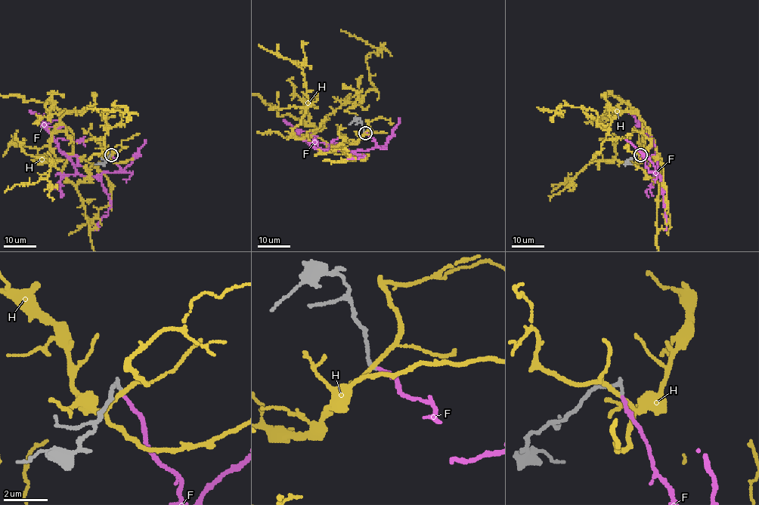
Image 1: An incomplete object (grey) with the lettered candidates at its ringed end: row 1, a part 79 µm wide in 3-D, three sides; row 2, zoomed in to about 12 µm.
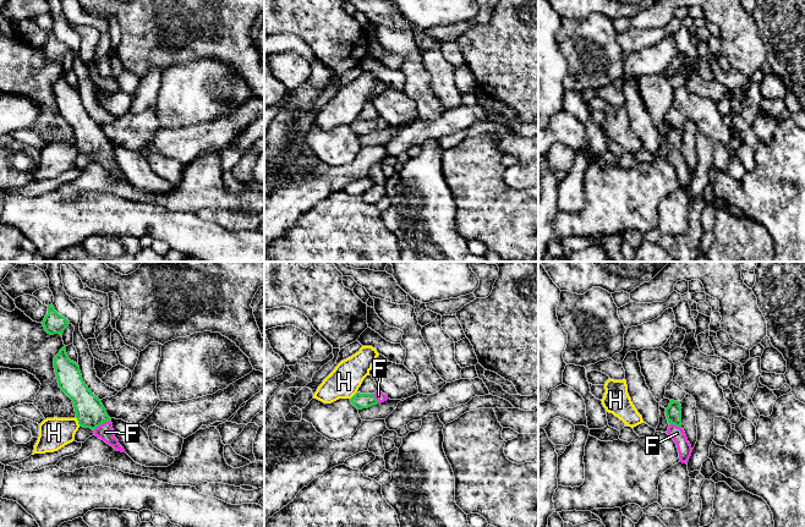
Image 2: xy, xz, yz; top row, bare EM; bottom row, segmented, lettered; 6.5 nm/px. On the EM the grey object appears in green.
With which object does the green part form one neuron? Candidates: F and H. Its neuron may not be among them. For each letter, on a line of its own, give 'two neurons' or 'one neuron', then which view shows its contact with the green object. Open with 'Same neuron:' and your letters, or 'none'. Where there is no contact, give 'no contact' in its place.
Same neuron: F
F: one neuron; meets green in xy
H: two neurons; meets green in xy

